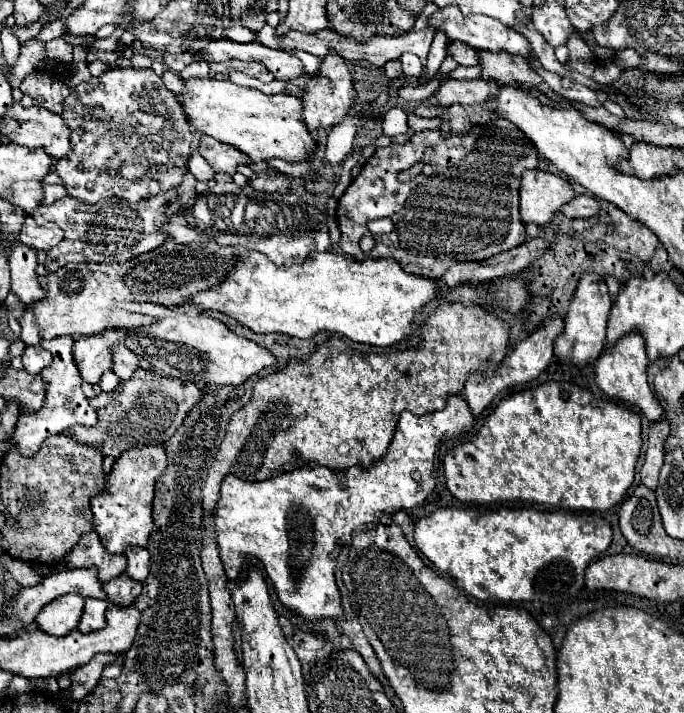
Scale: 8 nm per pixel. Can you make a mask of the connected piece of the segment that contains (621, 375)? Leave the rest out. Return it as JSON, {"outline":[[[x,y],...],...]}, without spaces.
{"outline":[[[630,334],[624,336],[614,348],[606,348],[606,352],[600,356],[600,360],[596,360],[594,366],[594,374],[596,374],[596,384],[598,388],[614,400],[622,400],[622,402],[630,402],[632,406],[640,408],[642,414],[648,418],[650,424],[658,422],[658,418],[662,418],[662,406],[656,400],[656,396],[652,394],[648,380],[646,380],[646,368],[648,368],[648,358],[644,352],[644,340],[640,334]]]}

